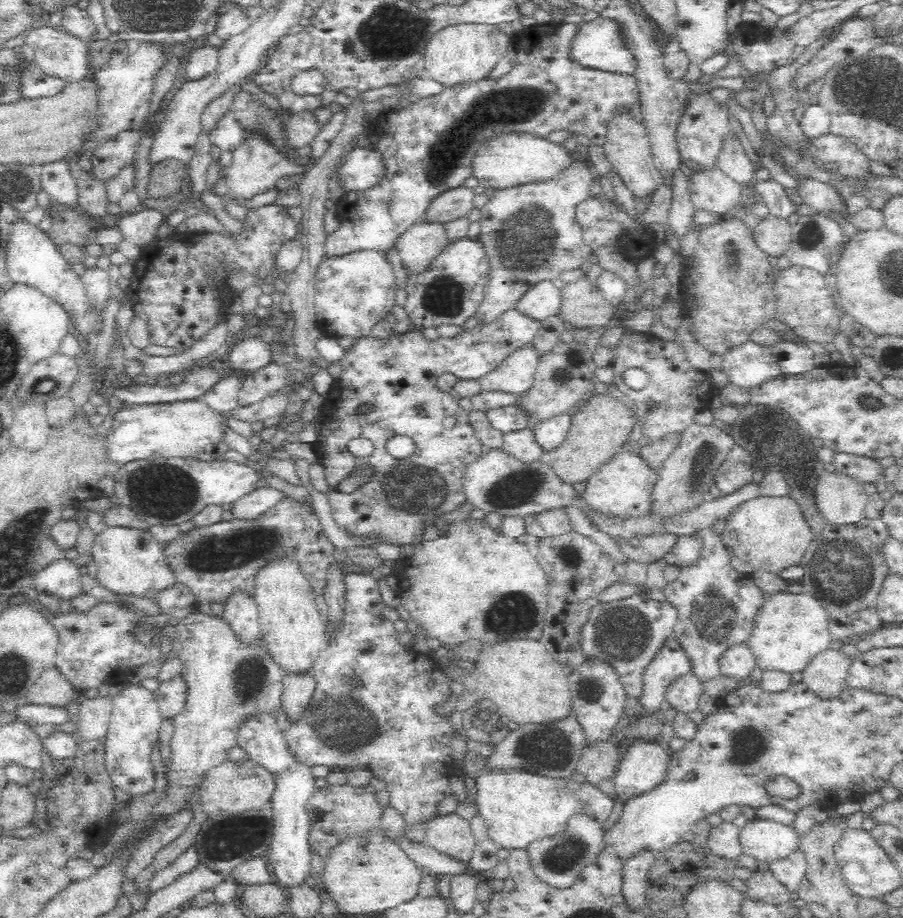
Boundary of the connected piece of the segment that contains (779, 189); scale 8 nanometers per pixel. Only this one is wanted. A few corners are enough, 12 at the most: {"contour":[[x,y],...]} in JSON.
{"contour":[[771,177],[755,188],[772,215],[790,219],[798,201]]}

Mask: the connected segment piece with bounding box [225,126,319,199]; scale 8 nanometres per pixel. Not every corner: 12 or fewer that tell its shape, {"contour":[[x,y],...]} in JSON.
{"contour":[[252,126],[231,151],[225,178],[231,197],[250,199],[319,161],[287,161]]}

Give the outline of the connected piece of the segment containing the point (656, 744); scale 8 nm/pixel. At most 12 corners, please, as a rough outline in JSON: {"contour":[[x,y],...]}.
{"contour":[[662,740],[628,745],[612,776],[629,801],[665,779],[670,751]]}

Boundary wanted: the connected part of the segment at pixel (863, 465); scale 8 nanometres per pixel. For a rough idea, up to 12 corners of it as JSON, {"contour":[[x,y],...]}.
{"contour":[[836,453],[831,462],[838,473],[863,483],[883,477],[877,461]]}

